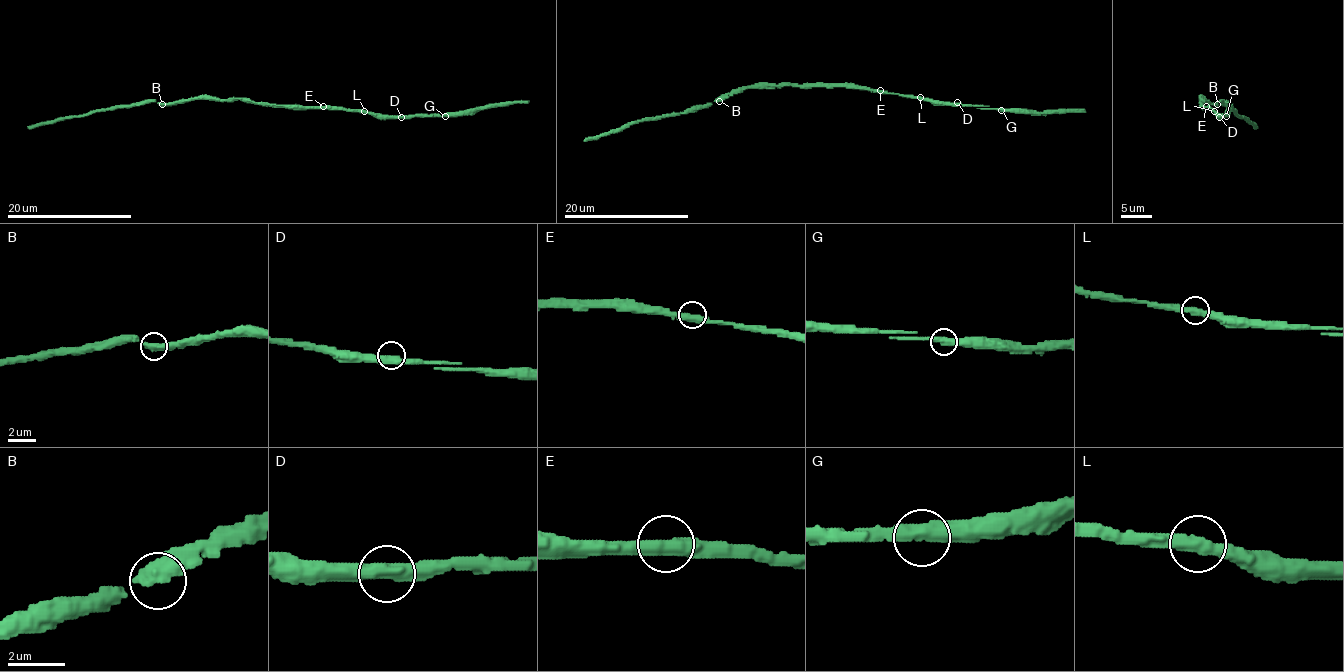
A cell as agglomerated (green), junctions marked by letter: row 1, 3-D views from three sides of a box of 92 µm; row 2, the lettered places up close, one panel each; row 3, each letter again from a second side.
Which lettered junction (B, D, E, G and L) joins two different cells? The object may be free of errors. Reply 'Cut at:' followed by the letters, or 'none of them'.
Cut at: none of them

